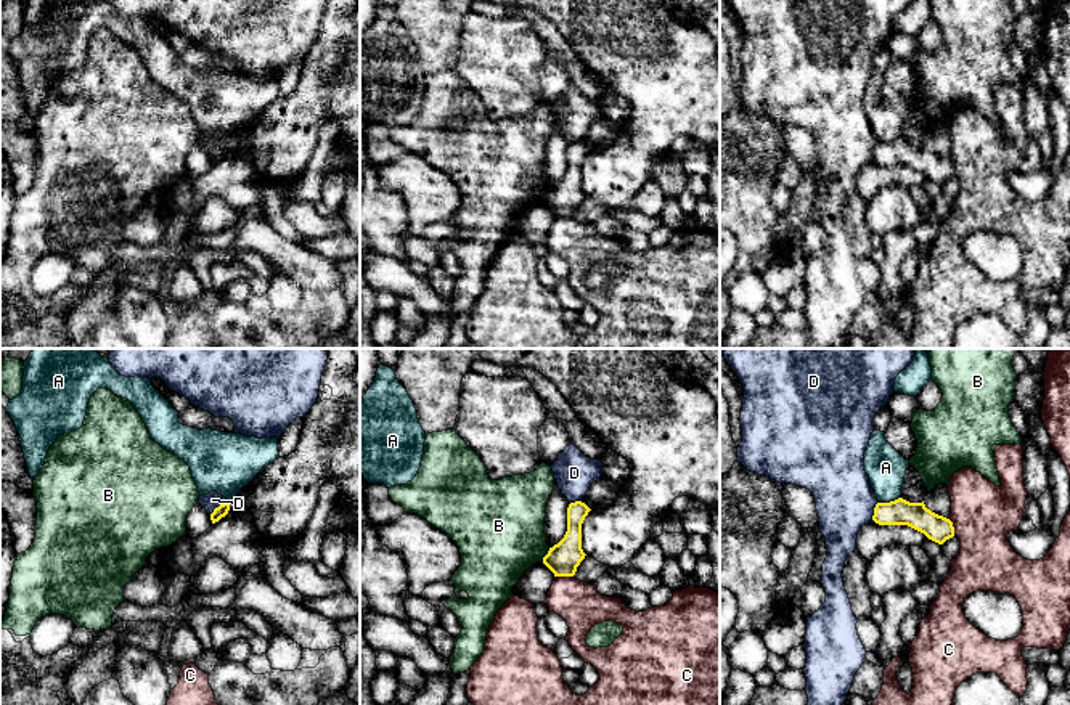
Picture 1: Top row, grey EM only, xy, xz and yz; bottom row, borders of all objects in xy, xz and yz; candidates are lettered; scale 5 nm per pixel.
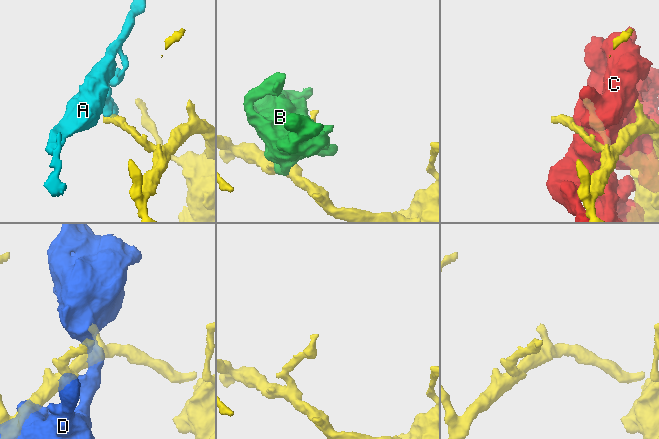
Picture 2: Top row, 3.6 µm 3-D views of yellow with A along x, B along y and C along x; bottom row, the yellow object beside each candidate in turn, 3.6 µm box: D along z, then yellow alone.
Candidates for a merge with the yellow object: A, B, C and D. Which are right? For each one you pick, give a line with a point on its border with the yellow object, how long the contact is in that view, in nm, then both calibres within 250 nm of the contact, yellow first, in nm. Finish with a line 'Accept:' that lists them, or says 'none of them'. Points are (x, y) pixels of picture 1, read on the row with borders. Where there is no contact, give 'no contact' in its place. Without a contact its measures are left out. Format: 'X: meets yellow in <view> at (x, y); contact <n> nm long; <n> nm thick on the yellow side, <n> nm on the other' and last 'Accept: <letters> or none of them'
Accept: none of them

